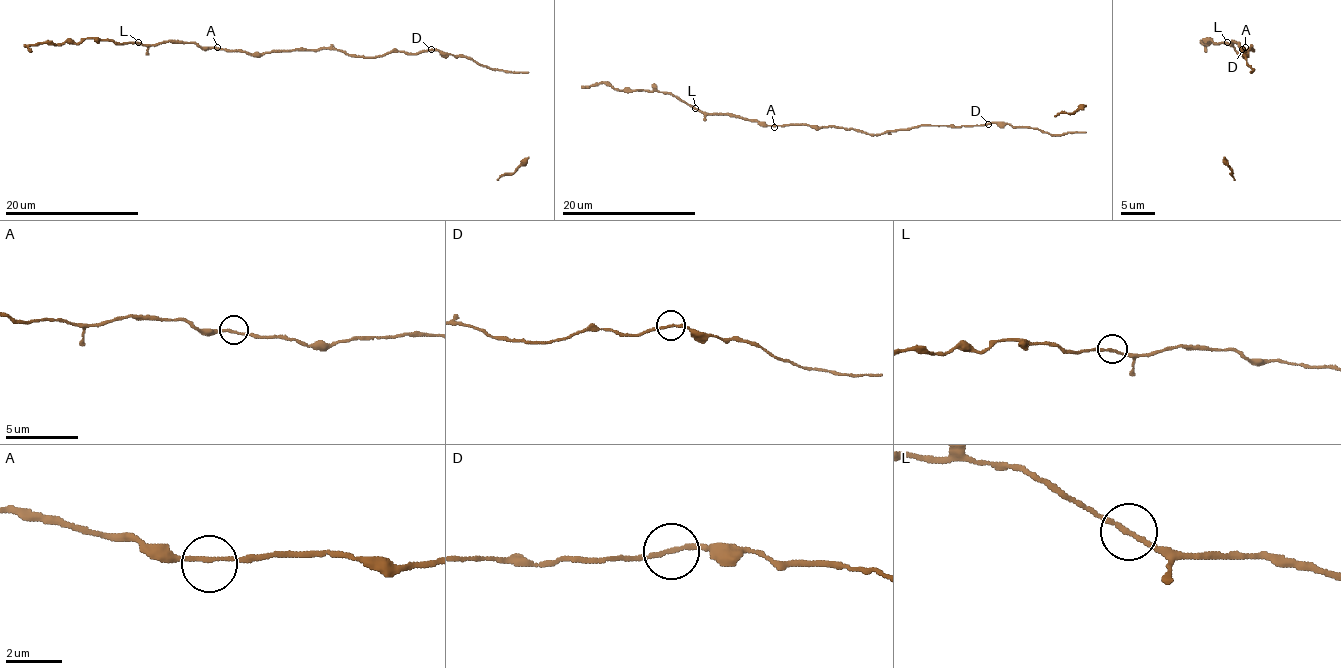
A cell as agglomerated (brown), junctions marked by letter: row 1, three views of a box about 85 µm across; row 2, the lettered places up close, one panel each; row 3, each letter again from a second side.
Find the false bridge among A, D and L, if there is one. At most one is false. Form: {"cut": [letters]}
{"cut": []}

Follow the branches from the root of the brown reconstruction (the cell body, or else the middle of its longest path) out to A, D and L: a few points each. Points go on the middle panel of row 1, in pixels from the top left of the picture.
A: (892, 132), (870, 135), (835, 127), (774, 127)
D: (892, 132), (920, 125), (961, 127), (988, 123)
L: (892, 132), (870, 135), (835, 127), (759, 125), (737, 116), (702, 113), (695, 108)

